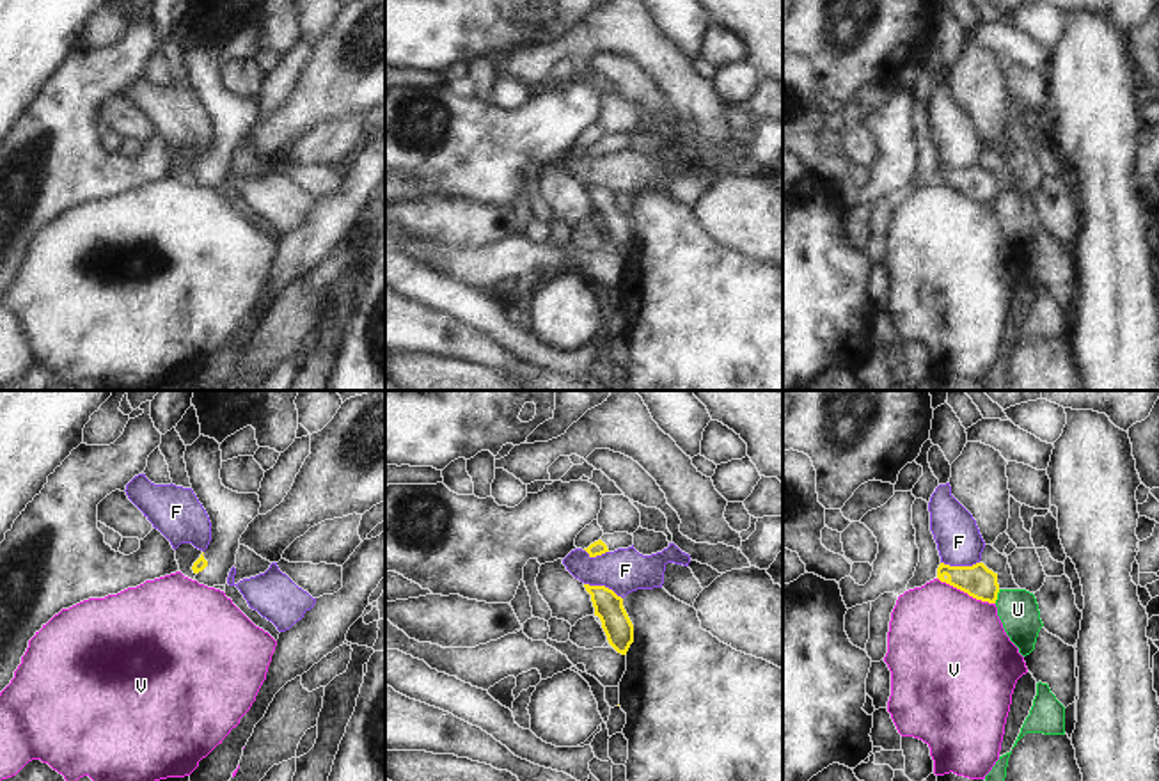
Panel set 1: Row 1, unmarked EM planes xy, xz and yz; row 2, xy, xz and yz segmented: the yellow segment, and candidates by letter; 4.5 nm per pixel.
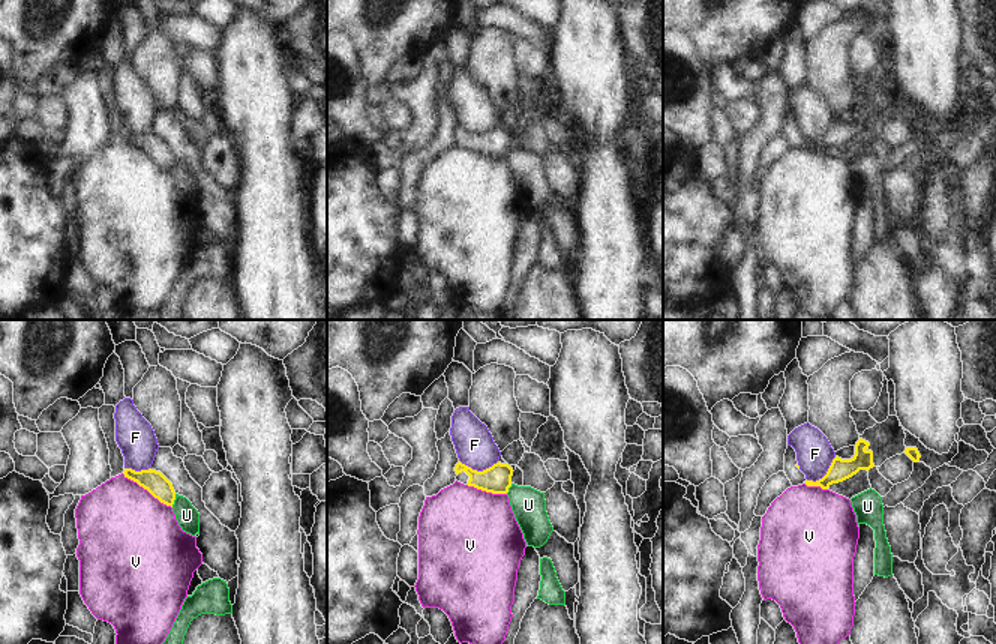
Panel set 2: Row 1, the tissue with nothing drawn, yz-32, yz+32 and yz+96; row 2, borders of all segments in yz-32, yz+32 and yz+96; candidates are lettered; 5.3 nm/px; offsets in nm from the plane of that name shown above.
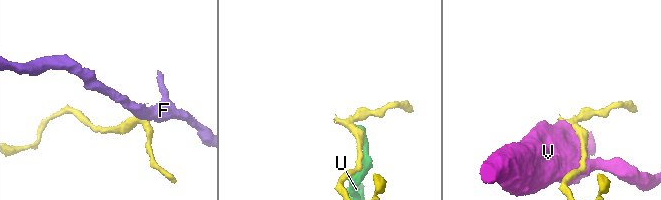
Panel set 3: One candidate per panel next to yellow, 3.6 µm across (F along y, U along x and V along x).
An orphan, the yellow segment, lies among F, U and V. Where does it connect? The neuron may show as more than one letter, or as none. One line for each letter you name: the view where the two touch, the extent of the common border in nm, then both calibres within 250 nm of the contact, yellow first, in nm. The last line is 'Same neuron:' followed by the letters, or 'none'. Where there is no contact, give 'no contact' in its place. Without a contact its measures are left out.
Same neuron: none

